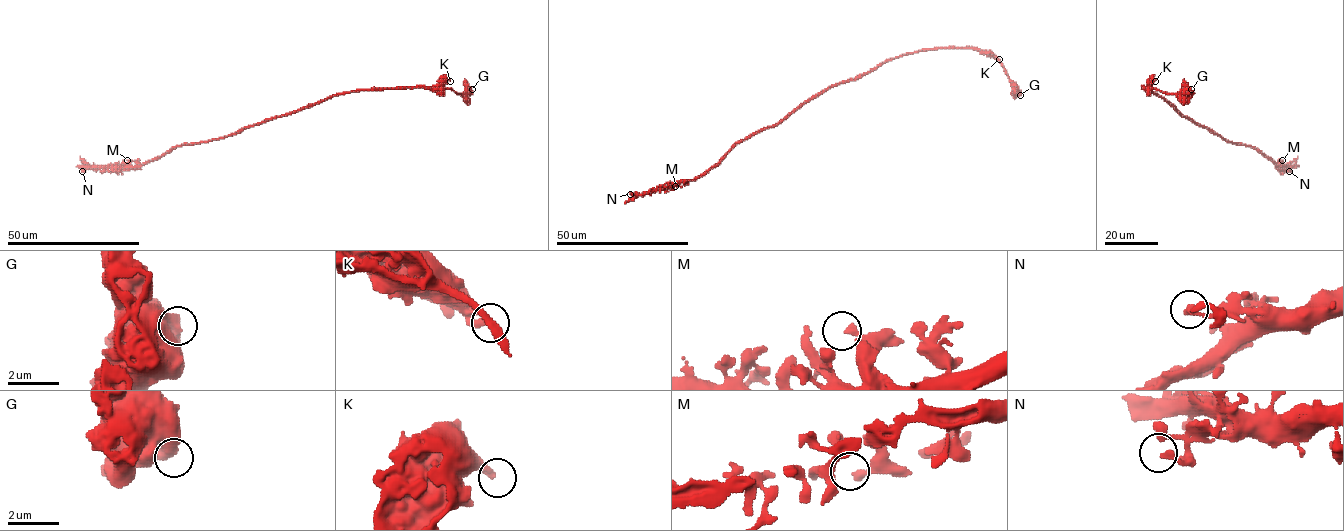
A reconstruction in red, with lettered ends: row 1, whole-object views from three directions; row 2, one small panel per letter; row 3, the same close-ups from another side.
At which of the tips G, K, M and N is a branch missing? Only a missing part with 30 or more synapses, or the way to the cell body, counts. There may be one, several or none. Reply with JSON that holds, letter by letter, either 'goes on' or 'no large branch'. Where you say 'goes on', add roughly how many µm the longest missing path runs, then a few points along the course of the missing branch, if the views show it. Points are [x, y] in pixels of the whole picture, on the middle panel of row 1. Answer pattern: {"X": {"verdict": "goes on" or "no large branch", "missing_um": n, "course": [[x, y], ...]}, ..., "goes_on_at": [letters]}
{"G": {"verdict": "no large branch"}, "K": {"verdict": "no large branch"}, "M": {"verdict": "no large branch"}, "N": {"verdict": "no large branch"}, "goes_on_at": []}

